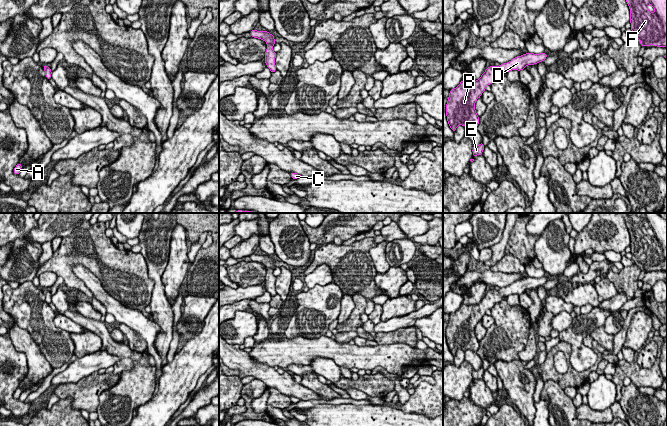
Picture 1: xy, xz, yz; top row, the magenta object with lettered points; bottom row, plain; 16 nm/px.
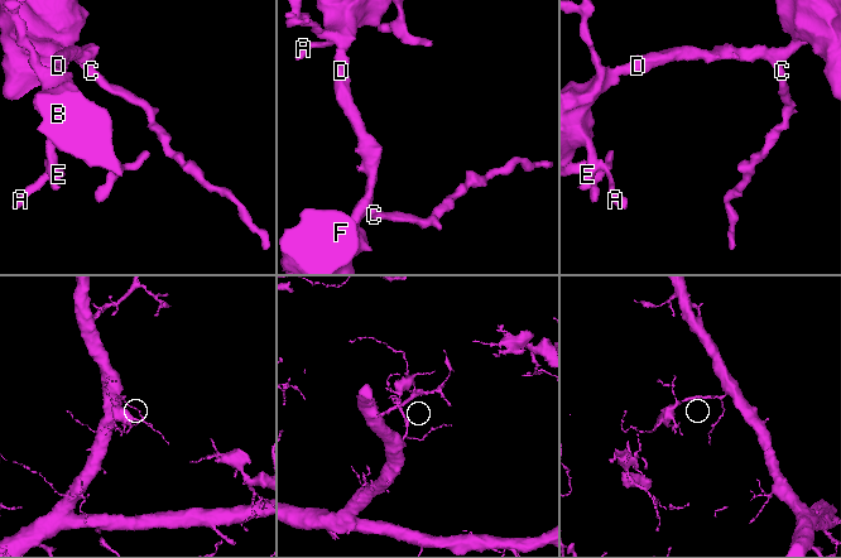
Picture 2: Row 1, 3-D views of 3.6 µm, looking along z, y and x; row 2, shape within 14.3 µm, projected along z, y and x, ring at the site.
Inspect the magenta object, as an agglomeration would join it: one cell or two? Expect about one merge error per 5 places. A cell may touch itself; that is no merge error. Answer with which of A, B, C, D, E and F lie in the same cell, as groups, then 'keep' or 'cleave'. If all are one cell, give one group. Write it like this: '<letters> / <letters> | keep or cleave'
A B C D E F | keep

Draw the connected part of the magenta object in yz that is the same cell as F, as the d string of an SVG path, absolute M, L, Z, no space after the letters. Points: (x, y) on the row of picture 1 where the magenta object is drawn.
M626 0L630 9L630 23L632 37L640 39L641 46L650 46L667 48L667 0Z

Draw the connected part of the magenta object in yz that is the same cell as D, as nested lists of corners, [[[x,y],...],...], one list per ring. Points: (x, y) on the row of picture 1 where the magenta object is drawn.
[[[544,52],[540,54],[526,53],[513,58],[507,63],[500,64],[498,67],[496,67],[495,65],[489,66],[481,75],[481,77],[476,81],[466,81],[463,79],[456,88],[450,90],[448,101],[446,104],[447,121],[452,131],[455,132],[457,126],[460,124],[463,127],[469,125],[477,128],[477,126],[479,125],[479,117],[475,110],[475,102],[478,98],[481,97],[482,93],[486,90],[486,87],[488,85],[491,85],[496,79],[499,79],[502,76],[503,72],[509,72],[512,70],[521,71],[527,65],[537,64],[544,61],[546,58],[547,54]]]

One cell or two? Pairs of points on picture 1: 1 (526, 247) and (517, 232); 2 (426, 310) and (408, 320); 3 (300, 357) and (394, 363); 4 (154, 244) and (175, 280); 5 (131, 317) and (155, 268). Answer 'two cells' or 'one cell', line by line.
1: one cell
2: one cell
3: one cell
4: two cells
5: two cells

